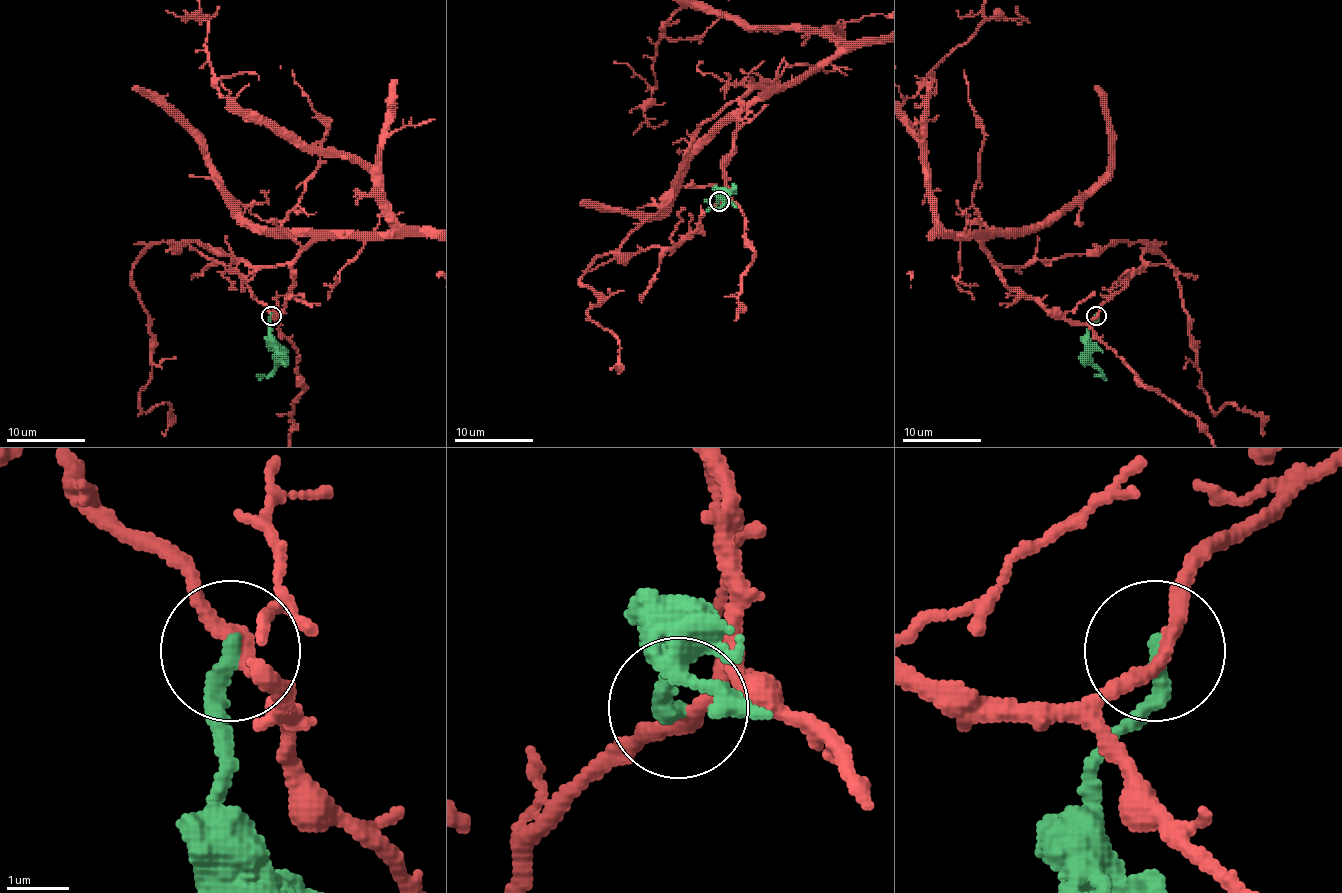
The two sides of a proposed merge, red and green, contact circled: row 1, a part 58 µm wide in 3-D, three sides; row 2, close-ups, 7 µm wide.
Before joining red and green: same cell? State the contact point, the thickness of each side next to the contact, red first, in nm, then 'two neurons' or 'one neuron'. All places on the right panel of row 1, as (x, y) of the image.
at (1096, 315); 240 nm thick on the red side, 280 nm on the other; two neurons

